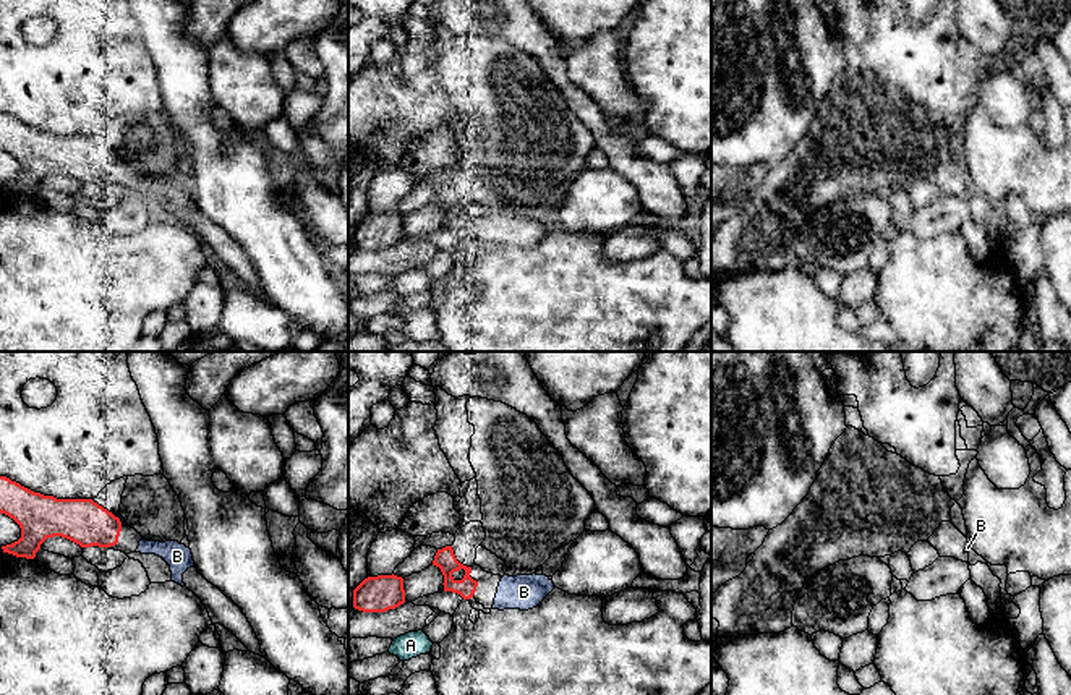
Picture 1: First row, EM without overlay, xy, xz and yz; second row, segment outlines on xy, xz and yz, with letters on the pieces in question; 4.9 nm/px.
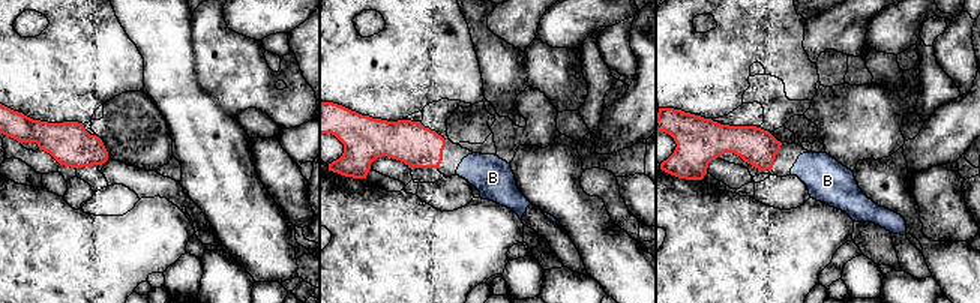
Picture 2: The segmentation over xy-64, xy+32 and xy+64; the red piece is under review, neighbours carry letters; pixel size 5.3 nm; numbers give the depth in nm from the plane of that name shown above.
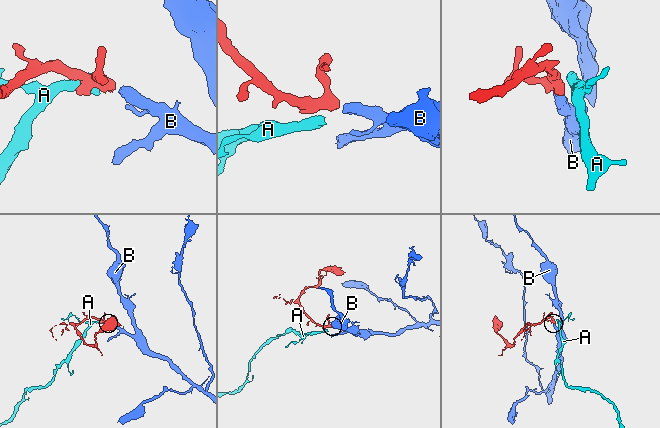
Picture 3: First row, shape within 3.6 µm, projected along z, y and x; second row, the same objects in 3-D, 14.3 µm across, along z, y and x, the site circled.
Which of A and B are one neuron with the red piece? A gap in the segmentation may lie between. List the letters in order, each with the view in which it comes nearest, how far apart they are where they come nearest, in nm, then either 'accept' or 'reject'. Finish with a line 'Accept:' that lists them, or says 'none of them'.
A: xz | 140 nm | reject
B: xy | 100 nm | accept
Accept: B

